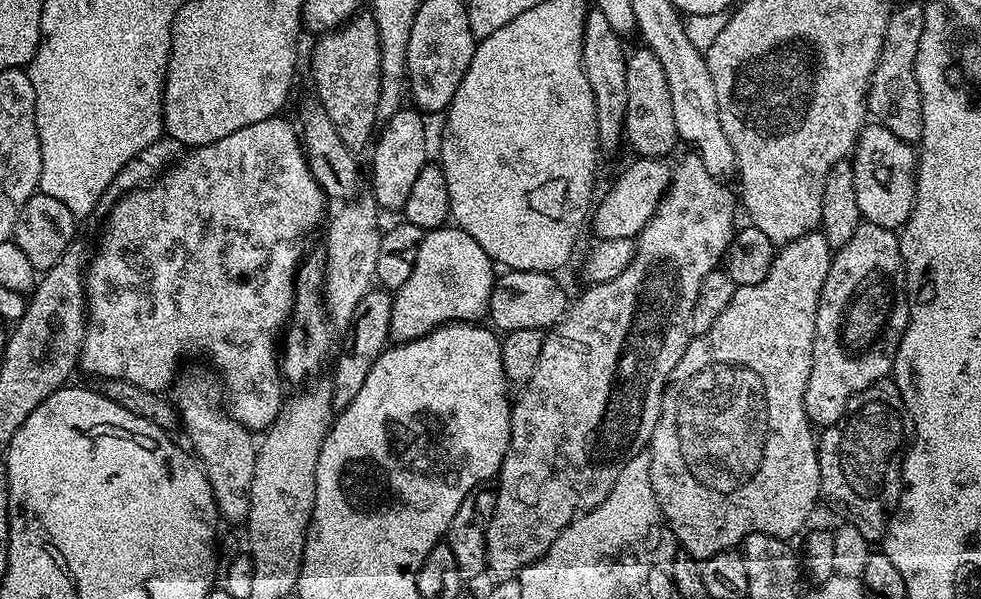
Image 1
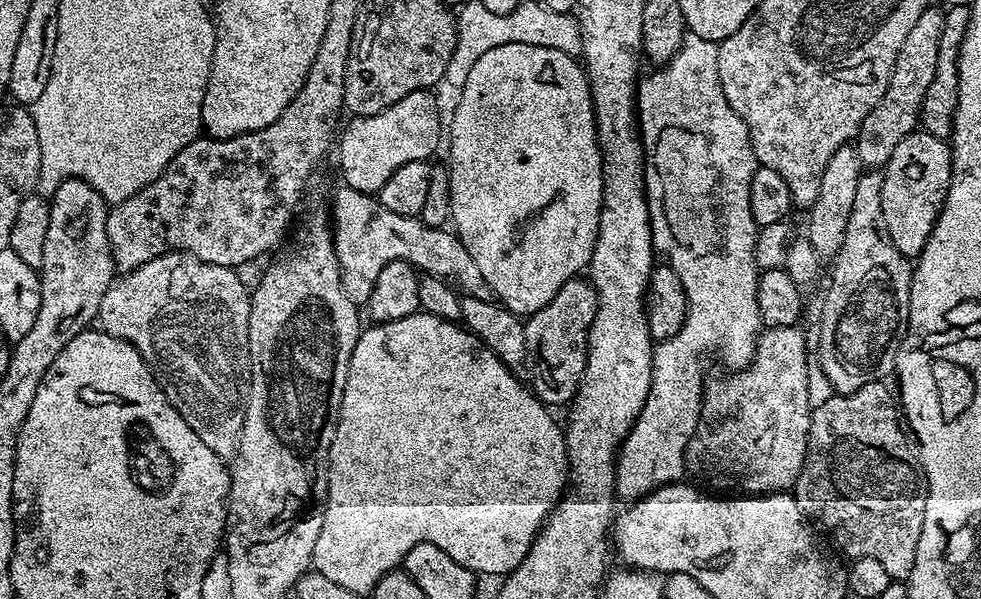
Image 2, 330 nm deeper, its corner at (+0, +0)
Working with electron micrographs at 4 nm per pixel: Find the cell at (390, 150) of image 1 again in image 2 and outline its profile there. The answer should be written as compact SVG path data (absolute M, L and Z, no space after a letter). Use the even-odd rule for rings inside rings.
M431 91L411 92L402 98L402 102L394 102L386 110L373 116L357 116L349 119L349 124L343 125L339 133L340 140L340 172L344 175L343 183L347 187L369 194L379 193L382 186L386 186L386 178L398 170L398 166L406 166L406 162L428 160L436 152L436 147L442 144L442 124L440 128L440 108L432 97Z

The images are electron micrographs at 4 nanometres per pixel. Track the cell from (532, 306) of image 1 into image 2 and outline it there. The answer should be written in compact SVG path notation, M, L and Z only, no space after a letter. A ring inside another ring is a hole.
M340 186L332 200L330 227L344 289L357 306L367 305L370 290L374 290L374 282L382 274L382 266L395 260L409 261L421 273L447 278L465 296L493 299L486 278L478 274L478 266L468 257L466 246L462 246L455 231L431 228L417 217L394 214L375 195Z

